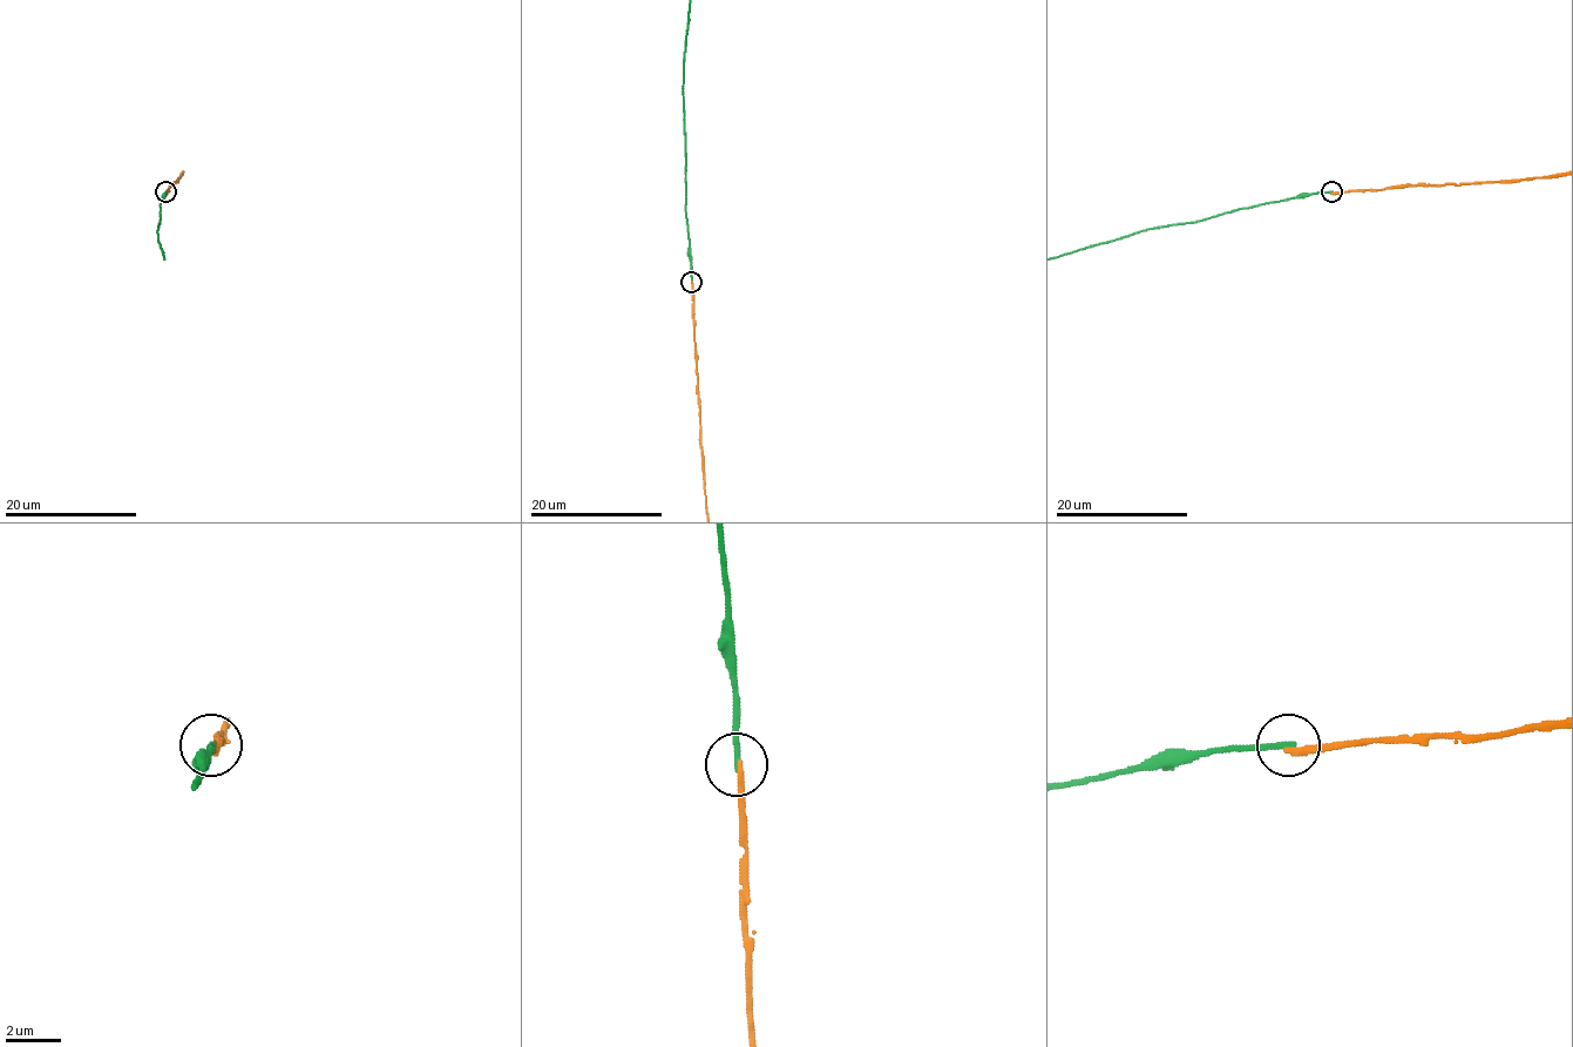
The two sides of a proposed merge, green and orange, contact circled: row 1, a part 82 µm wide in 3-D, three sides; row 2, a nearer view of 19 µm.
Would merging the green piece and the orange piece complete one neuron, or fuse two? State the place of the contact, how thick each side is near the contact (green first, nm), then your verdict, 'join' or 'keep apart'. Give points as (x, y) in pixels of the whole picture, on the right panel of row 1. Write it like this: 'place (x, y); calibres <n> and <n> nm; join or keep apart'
place (1331, 191); calibres 220 and 240 nm; keep apart

